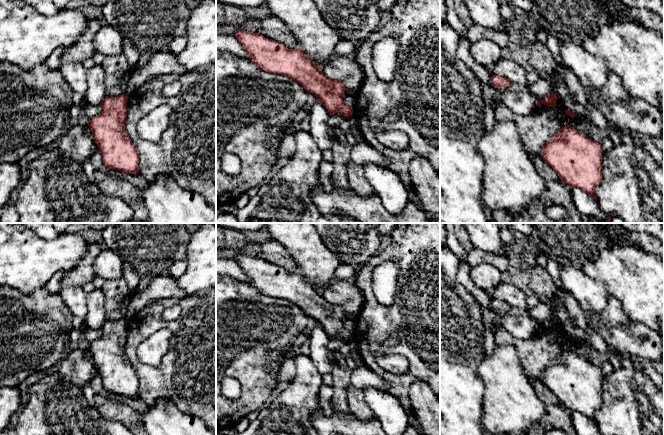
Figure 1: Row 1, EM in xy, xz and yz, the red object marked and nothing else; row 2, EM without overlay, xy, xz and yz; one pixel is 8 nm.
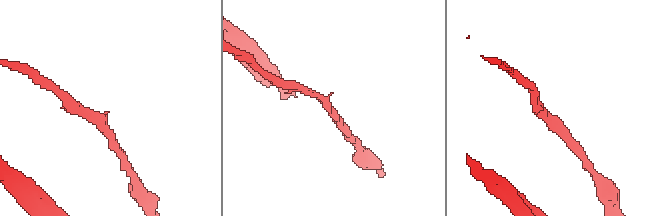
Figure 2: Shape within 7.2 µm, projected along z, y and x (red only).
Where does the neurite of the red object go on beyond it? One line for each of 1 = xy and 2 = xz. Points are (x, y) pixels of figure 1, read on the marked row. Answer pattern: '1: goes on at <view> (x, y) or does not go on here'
1: does not go on here
2: does not go on here

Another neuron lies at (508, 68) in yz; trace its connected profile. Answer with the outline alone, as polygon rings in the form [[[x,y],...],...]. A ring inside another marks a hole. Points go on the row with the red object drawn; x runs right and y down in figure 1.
[[[502,57],[494,65],[486,67],[486,70],[491,75],[500,75],[507,78],[512,84],[529,90],[531,88],[531,84],[527,81],[527,72],[512,59]]]

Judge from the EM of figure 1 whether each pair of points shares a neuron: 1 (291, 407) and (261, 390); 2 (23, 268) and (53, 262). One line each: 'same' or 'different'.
1: different
2: same

